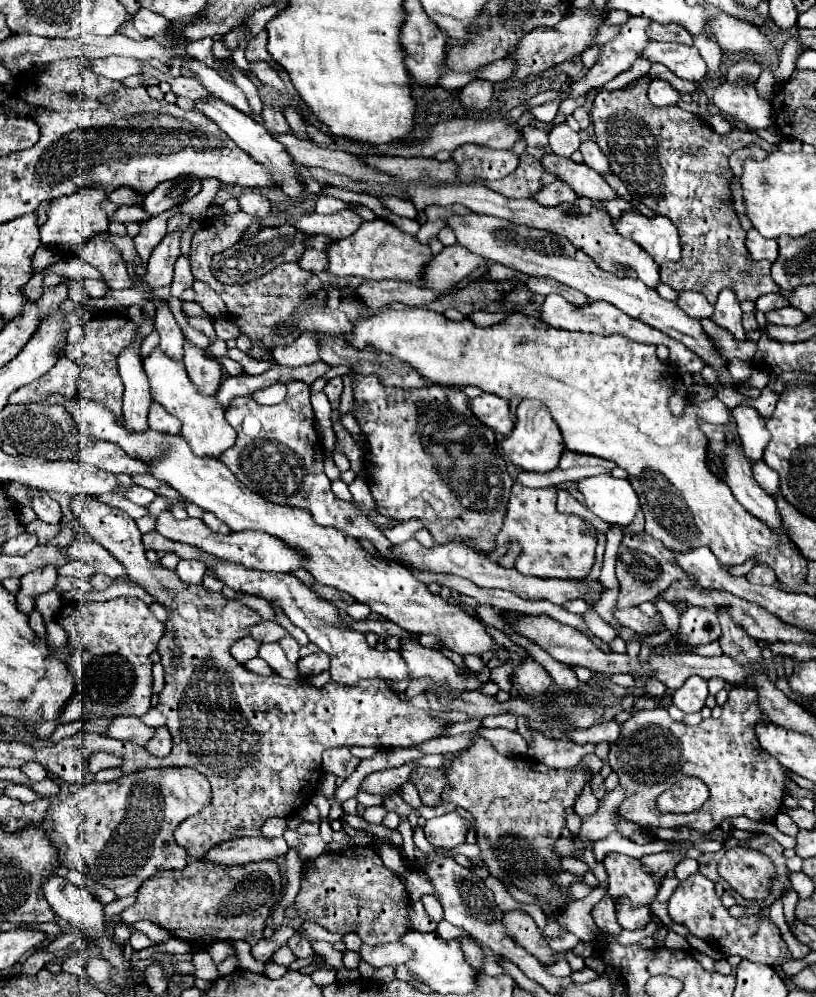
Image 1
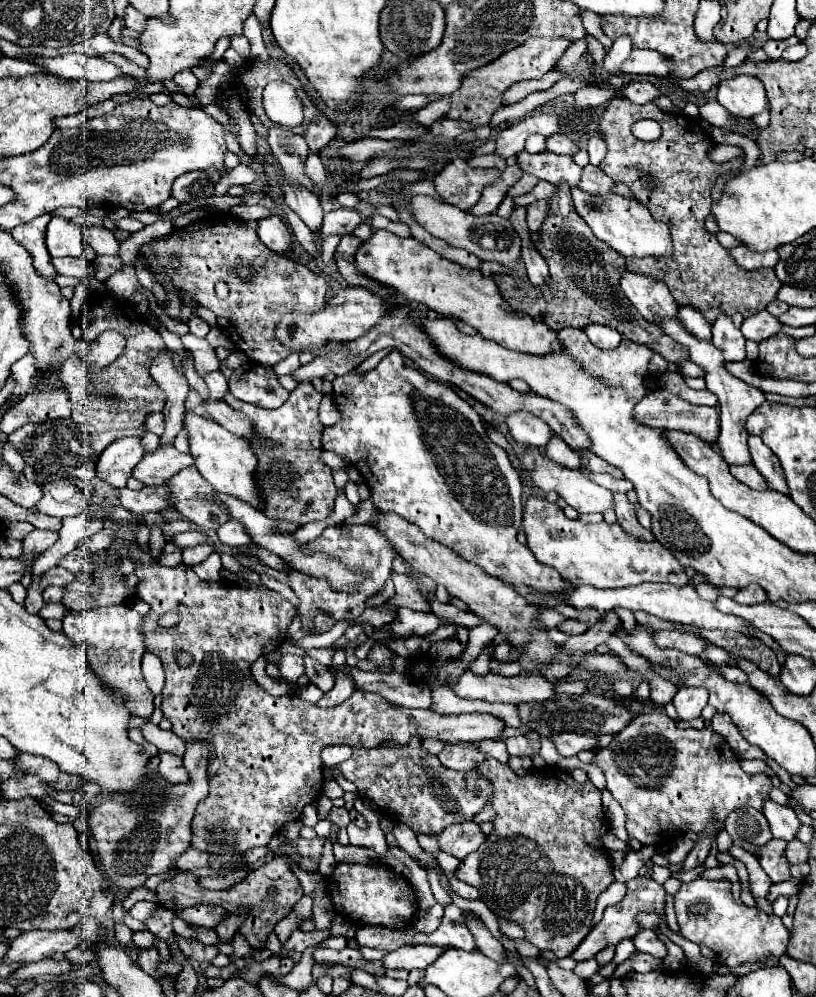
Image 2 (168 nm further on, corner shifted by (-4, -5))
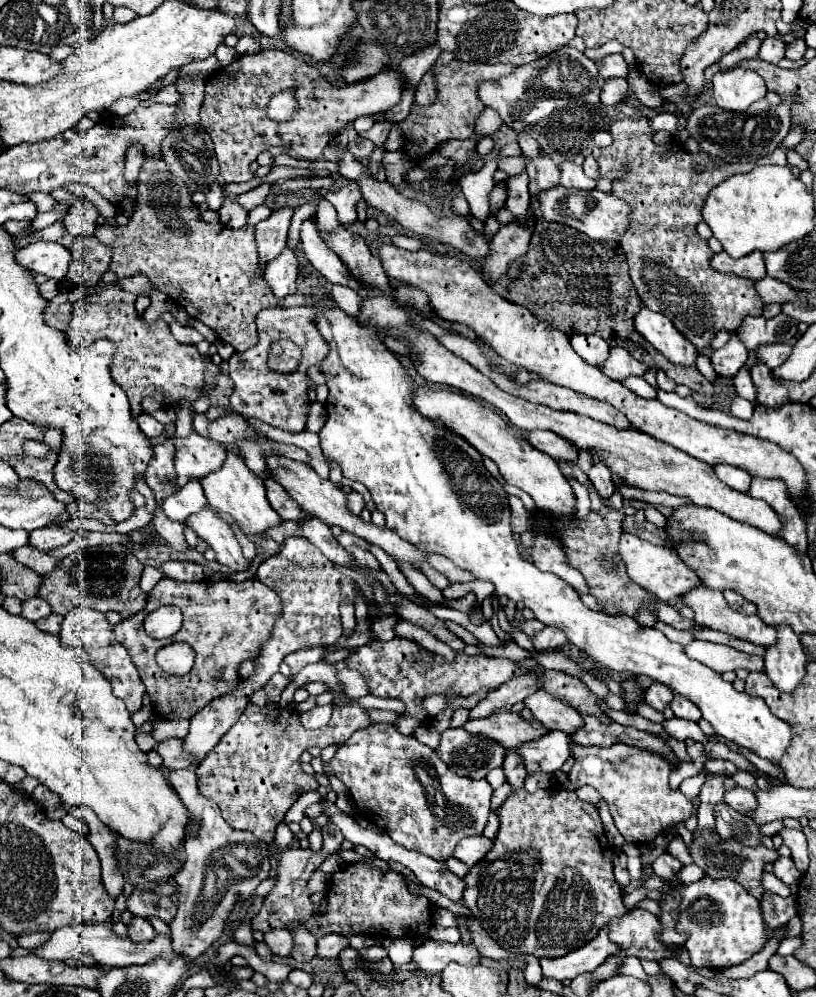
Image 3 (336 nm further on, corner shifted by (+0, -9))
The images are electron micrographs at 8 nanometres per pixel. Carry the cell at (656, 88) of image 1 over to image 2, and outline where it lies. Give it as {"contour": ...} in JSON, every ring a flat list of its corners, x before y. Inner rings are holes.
{"contour":[[633,81,631,85,623,87,623,95,637,105,645,105,645,103,653,103,657,97,661,97,661,91,657,85,649,83,649,81]]}

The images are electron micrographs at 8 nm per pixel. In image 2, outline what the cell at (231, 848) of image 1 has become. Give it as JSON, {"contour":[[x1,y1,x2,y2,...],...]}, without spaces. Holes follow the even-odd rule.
{"contour":[[189,847,187,853,183,853,183,857,179,857,177,869,181,869,181,871,191,871,191,869,199,869,199,867,209,867,211,859,213,859,211,853,197,851,197,849]]}

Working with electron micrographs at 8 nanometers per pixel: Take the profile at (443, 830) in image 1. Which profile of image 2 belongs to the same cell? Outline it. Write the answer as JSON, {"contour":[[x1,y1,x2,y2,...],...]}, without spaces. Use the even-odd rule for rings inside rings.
{"contour":[[473,821,453,823,447,825,441,833,437,833,439,849,457,859,465,859,469,853,477,851,485,839,487,837,479,831,479,825]]}

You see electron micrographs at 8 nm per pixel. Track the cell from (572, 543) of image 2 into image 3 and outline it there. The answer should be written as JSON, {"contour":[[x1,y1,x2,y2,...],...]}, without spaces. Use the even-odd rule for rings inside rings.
{"contour":[[621,535,619,541,619,557,627,567,627,573,631,577,631,581,635,581,637,585,641,585,643,589,655,593,661,601,671,601,695,587,701,585,701,579,695,575,693,569,689,569,677,555,677,551,669,549,669,547,657,547,649,541,643,541,635,535]]}

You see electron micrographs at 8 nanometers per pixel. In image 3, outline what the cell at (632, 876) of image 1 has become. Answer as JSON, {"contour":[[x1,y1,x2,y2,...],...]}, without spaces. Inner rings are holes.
{"contour":[[603,927,593,941,589,941,575,953,567,953,559,959,539,959,539,963,543,969,543,977,563,981,563,979,575,979,577,975,595,971,609,955,615,955,615,953,619,953,619,947,609,941,607,927]]}

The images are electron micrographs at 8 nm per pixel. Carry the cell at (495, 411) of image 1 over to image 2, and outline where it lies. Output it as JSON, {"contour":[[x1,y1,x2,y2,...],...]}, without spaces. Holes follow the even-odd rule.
{"contour":[[527,411,507,415,505,423,507,423,509,433,515,439,515,443,519,443,523,447,543,447,553,435,553,431,549,429,549,425,545,421,541,421,539,417,531,415]]}

